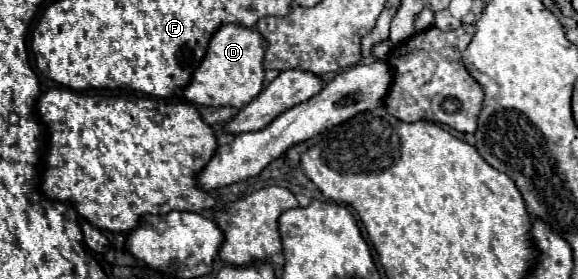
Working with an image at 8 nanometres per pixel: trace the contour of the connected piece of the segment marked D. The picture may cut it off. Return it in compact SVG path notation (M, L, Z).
M222 25L212 35L202 63L192 73L190 85L184 89L184 97L200 105L210 105L210 107L230 105L242 109L262 91L262 79L264 79L262 55L264 55L264 41L258 31L240 25Z

